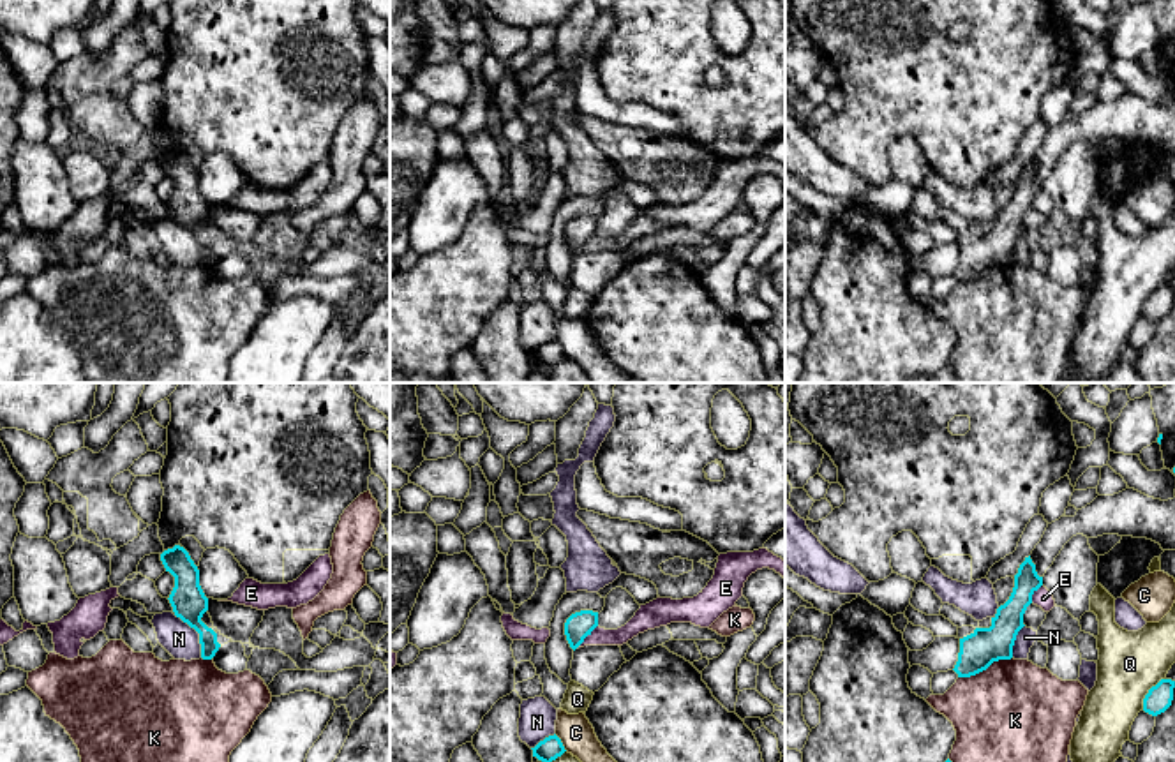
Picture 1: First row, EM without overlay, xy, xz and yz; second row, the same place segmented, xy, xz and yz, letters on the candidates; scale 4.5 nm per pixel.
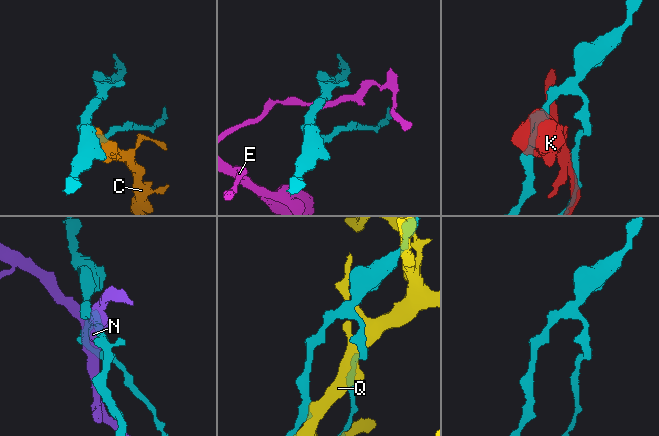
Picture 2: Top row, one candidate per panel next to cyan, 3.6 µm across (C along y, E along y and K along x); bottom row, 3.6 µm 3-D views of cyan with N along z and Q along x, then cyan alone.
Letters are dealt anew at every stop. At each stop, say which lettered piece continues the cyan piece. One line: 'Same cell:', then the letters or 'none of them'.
Same cell: none of them

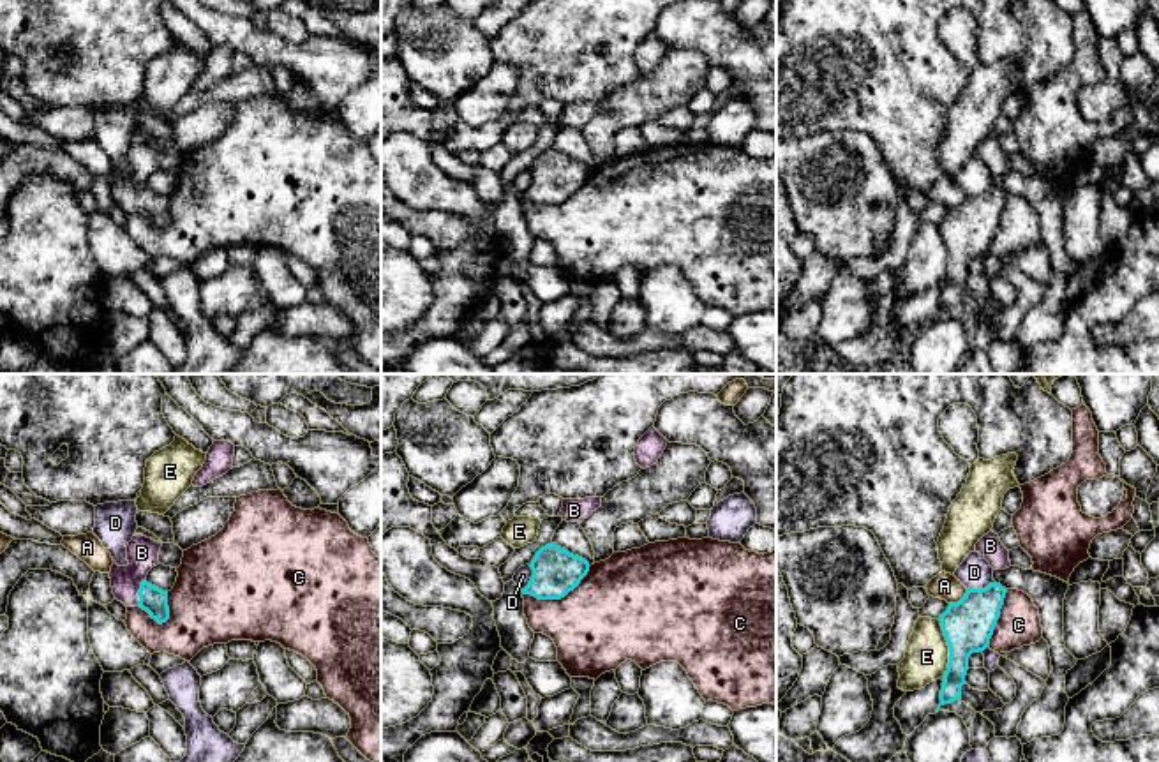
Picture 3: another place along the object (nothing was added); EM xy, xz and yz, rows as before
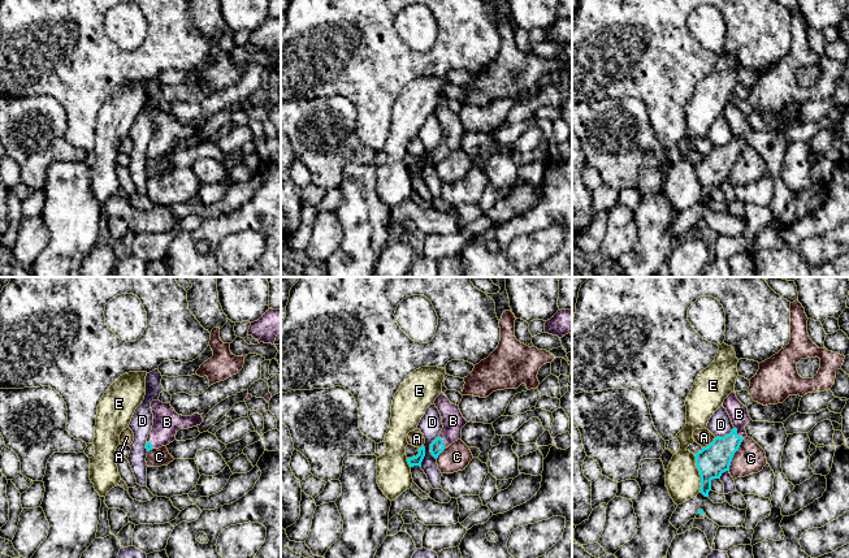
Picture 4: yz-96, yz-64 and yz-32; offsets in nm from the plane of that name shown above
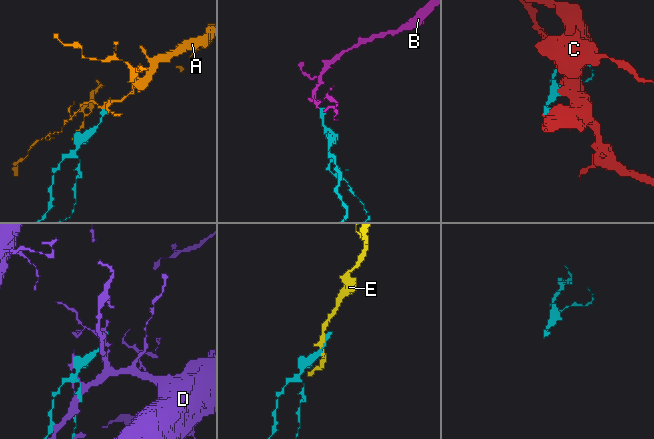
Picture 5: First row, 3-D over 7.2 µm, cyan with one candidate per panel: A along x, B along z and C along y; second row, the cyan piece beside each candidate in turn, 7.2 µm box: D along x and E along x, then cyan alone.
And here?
Same cell: B

